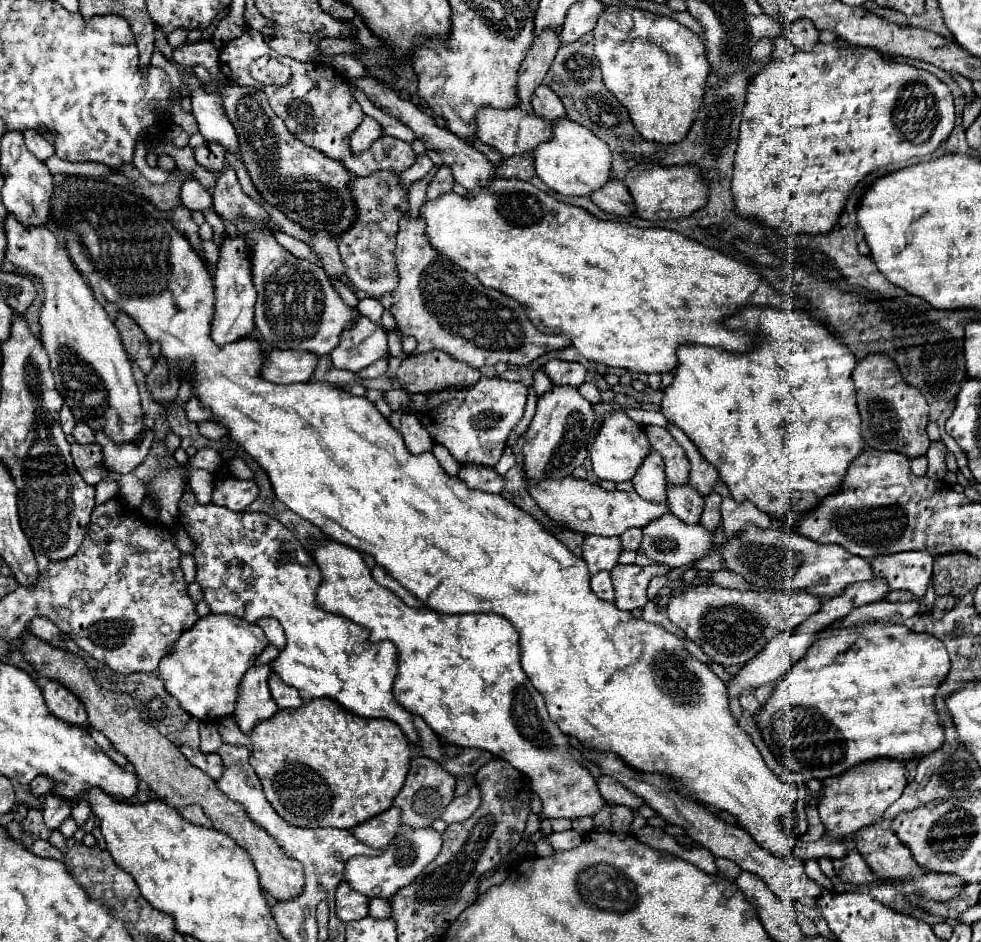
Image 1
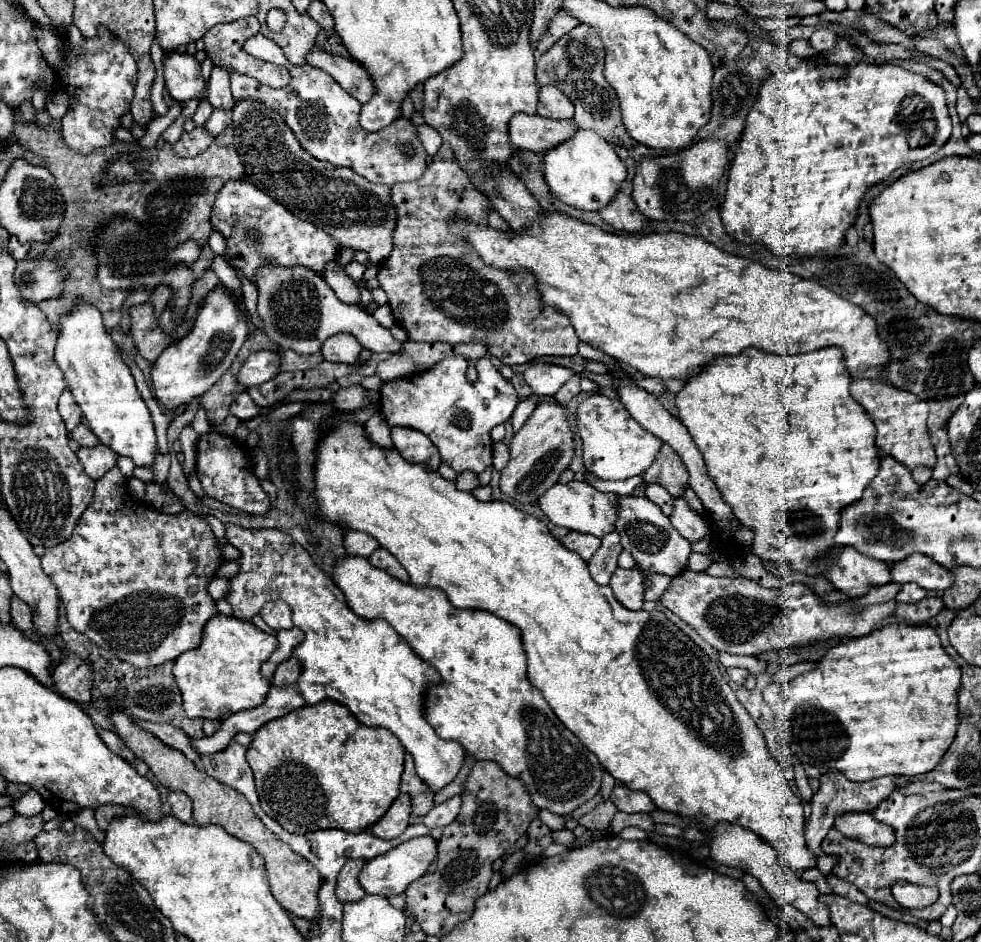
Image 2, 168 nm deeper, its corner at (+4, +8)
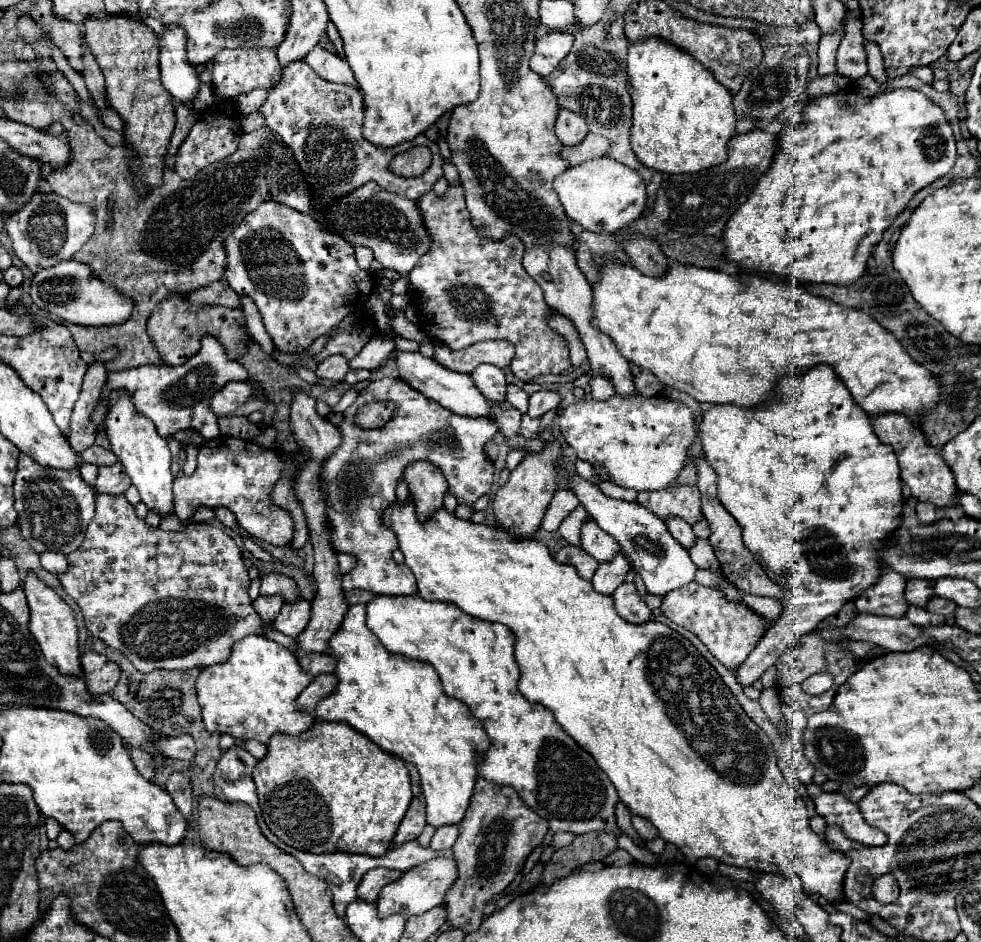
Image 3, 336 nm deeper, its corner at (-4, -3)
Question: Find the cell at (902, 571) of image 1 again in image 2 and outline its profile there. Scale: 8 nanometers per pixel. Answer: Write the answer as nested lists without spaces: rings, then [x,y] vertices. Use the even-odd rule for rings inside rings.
[[[908,557],[908,561],[900,561],[900,565],[892,565],[892,581],[894,583],[918,583],[924,589],[944,591],[952,587],[954,577],[942,565],[936,565],[930,557]]]

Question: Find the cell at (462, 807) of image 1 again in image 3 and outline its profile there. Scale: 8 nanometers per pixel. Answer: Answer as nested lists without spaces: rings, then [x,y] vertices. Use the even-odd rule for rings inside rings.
[[[446,824],[446,826],[440,826],[434,836],[432,836],[432,842],[430,846],[434,850],[444,850],[444,848],[452,848],[454,842],[458,838],[458,824]]]

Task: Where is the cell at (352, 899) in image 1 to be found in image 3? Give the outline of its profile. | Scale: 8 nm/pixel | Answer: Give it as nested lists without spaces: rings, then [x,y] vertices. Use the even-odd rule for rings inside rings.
[[[376,868],[376,870],[368,870],[364,874],[364,878],[360,880],[356,892],[358,892],[358,900],[364,900],[364,902],[376,902],[378,898],[378,892],[384,884],[392,882],[392,880],[398,880],[400,878],[400,870],[384,870],[384,868]]]

